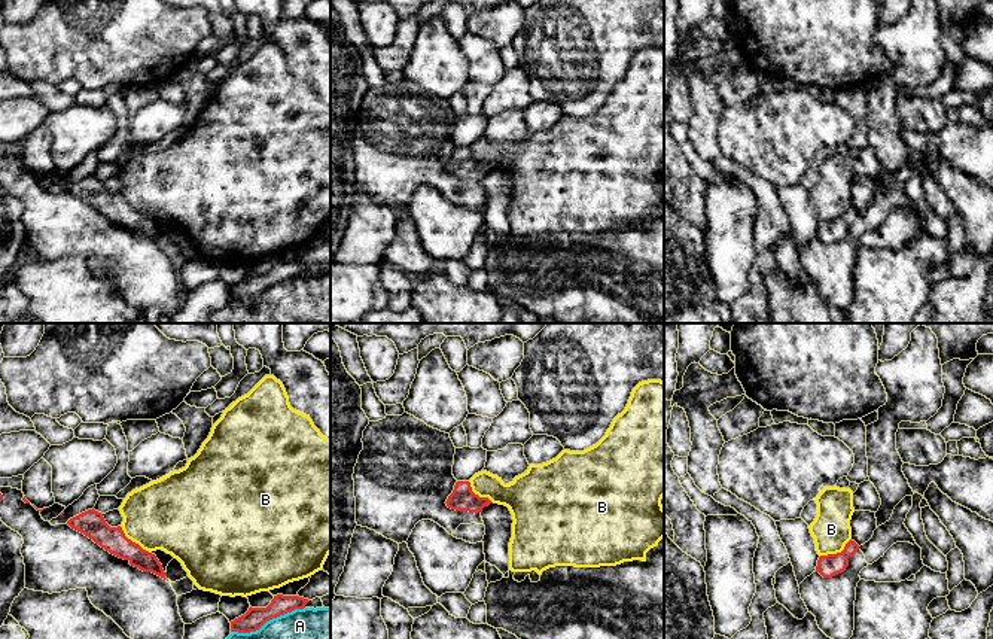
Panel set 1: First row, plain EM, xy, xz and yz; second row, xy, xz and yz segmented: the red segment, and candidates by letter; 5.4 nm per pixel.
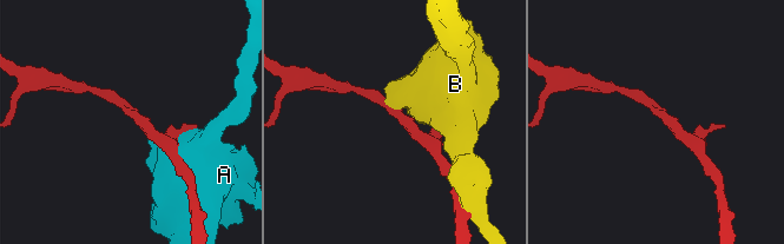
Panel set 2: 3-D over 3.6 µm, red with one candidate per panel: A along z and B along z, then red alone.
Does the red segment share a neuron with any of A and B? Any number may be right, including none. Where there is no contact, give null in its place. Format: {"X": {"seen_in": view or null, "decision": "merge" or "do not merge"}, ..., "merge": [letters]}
{"A": {"seen_in": "xy", "decision": "do not merge"}, "B": {"seen_in": "xy", "decision": "do not merge"}, "merge": []}

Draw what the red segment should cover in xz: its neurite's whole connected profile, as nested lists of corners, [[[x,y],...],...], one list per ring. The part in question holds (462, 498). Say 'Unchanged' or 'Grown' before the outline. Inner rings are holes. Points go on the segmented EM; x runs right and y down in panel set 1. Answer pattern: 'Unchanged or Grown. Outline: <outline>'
Unchanged. Outline: [[[457,481],[445,503],[448,508],[456,511],[478,514],[484,506],[488,506],[493,502],[488,497],[479,497],[475,495],[469,481]]]

